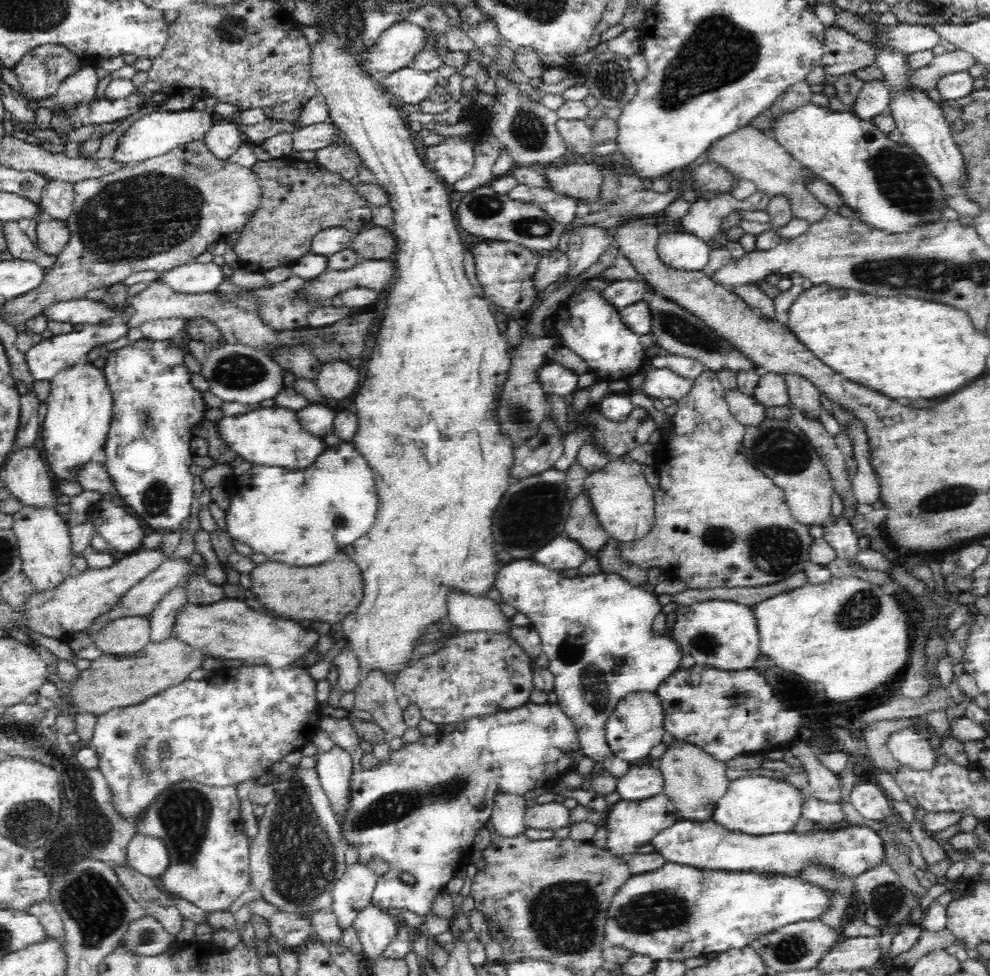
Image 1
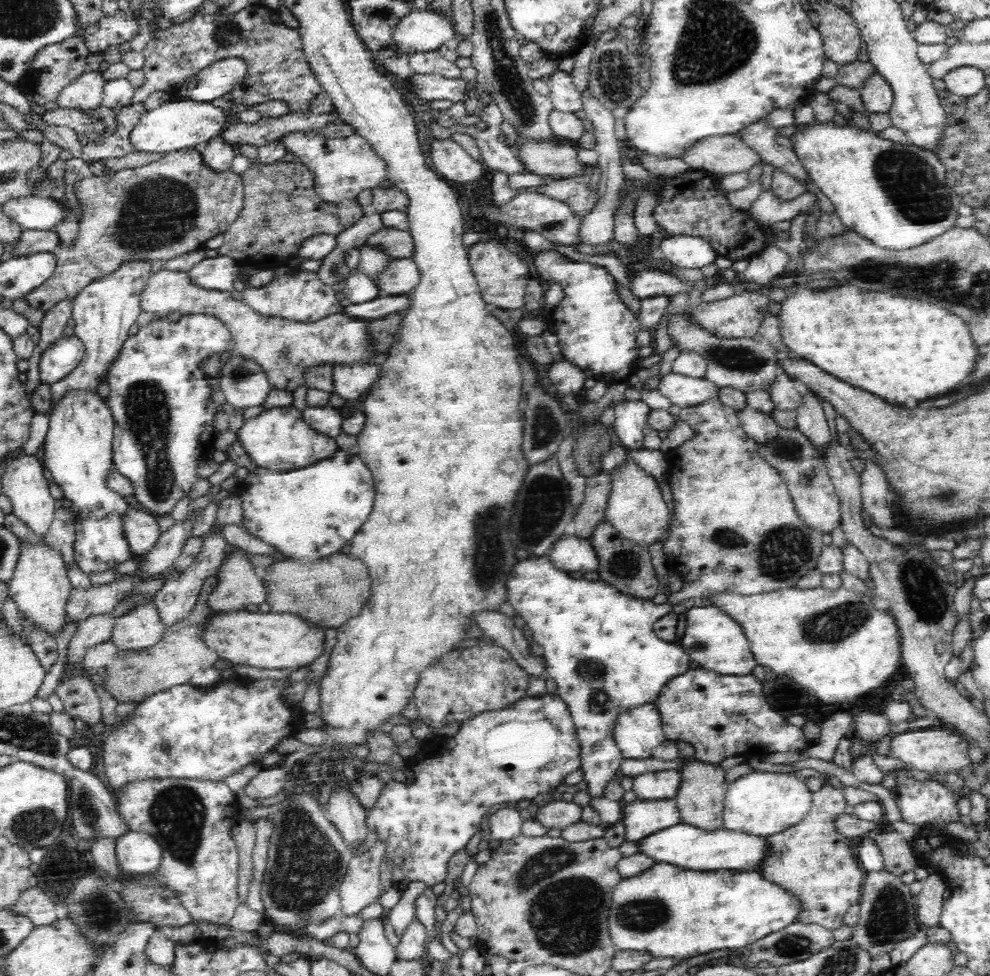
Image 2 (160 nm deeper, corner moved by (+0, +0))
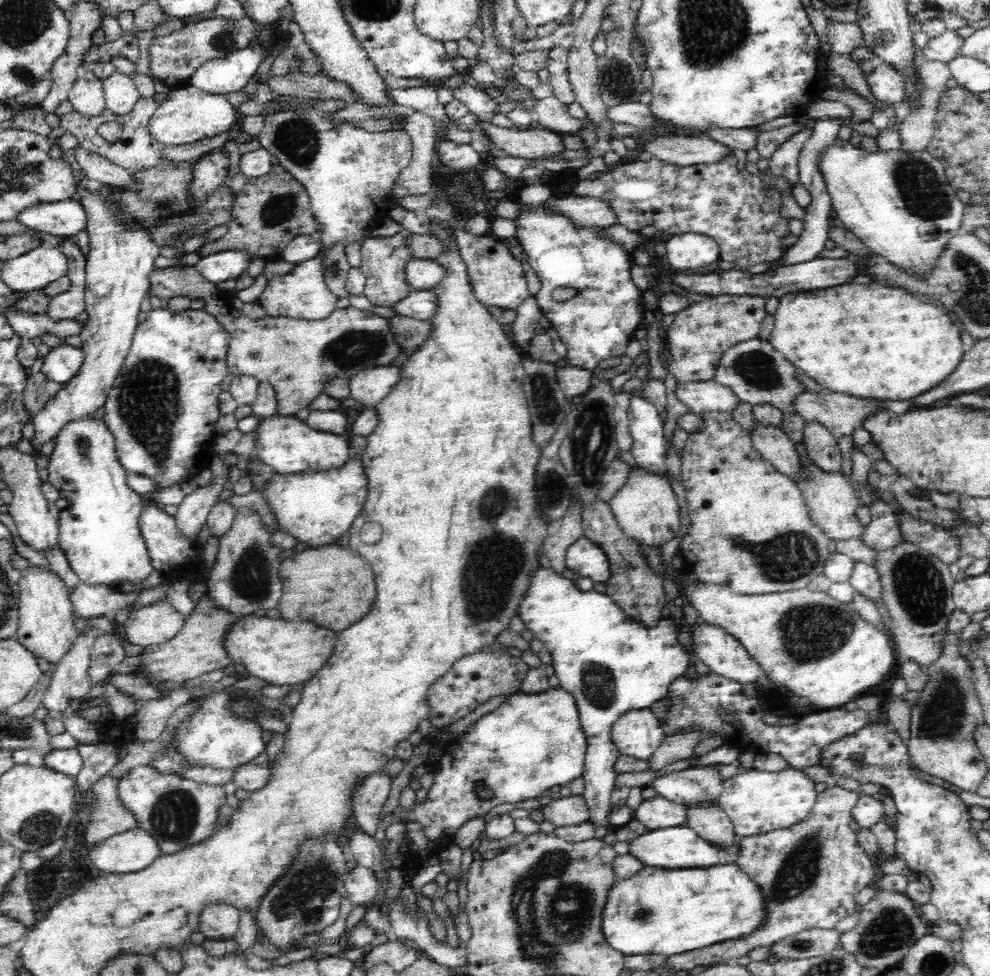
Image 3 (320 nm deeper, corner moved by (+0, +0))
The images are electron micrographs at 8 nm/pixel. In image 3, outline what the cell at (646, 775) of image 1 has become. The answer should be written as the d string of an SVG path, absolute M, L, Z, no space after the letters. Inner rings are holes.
M709 764L707 767L670 772L650 780L647 787L656 795L684 806L708 799L719 800L725 781L720 775L722 766L724 764Z

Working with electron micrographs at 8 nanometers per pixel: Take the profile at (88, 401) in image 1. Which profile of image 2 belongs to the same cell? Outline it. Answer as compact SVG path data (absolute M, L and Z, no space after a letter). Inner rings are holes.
M68 390L46 415L49 417L49 426L46 438L40 446L40 460L52 473L52 480L60 486L63 496L72 500L71 512L75 528L73 558L80 569L88 574L112 570L134 556L121 533L121 514L130 505L124 496L112 492L105 483L107 472L114 469L112 439L115 429L115 420L107 400L93 390Z

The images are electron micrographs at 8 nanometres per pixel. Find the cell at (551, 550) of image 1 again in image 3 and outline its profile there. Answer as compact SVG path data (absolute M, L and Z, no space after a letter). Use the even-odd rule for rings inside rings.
M585 536L567 548L565 565L566 569L576 572L580 577L588 577L594 583L605 584L610 574L605 552Z

